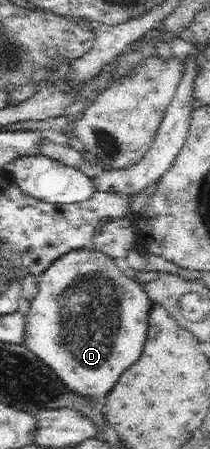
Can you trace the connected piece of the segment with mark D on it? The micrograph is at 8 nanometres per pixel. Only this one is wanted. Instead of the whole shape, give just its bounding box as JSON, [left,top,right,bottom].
[24,247,151,396]

